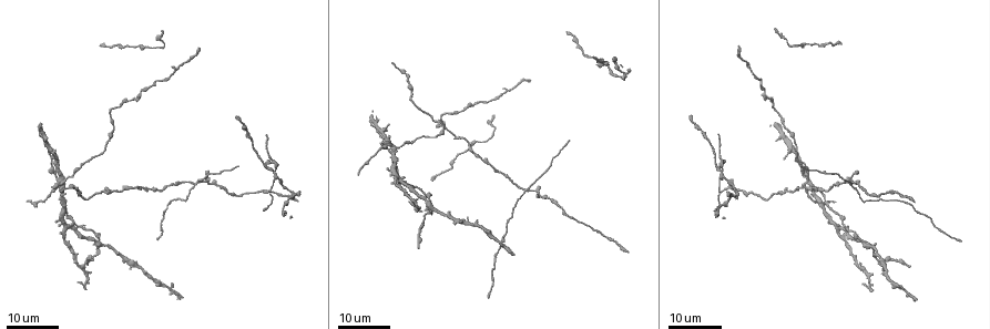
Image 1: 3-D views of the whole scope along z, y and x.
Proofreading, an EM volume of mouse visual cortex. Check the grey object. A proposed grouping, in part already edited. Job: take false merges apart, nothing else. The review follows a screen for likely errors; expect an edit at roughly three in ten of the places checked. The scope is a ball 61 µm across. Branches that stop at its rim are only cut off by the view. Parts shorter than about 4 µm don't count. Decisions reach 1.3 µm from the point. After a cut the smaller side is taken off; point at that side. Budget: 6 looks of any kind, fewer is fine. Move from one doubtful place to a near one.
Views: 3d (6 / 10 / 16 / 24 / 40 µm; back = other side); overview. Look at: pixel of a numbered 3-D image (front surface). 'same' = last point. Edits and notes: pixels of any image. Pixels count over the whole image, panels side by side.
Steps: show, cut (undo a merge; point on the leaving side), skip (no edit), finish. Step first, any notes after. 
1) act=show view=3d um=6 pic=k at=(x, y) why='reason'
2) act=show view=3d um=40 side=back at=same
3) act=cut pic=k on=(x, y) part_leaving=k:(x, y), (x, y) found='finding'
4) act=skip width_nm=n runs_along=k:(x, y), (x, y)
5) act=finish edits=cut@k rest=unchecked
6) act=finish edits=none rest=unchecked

act=show view=3d um=16 pic=1 at=(89, 160)

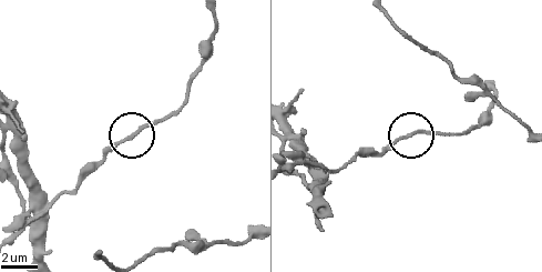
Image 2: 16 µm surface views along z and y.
act=show view=3d um=6 pic=2 at=(406, 134) why='zoom in'

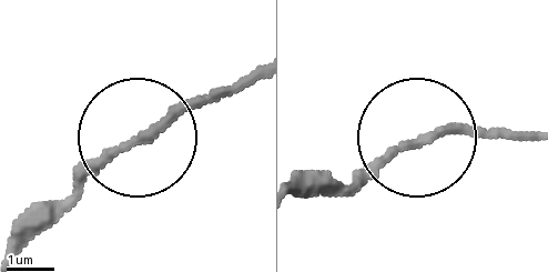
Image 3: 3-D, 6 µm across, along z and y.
act=skip side_arm_um=52 found='all the same neuron'

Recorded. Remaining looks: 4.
act=show view=3d um=24 pic=1 at=(59, 181) why='arms part here'

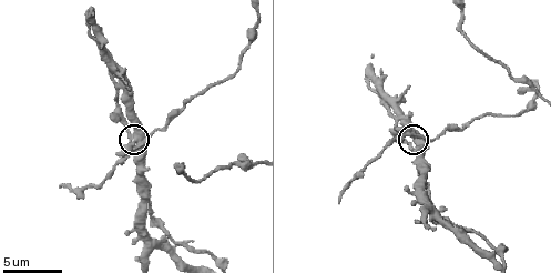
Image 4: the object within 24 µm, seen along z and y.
act=show view=3d um=6 pic=4 at=(132, 137)

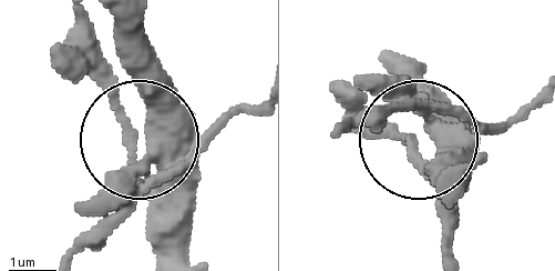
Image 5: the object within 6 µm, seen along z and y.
act=skip found='one neuron here'

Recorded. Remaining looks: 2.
act=show view=3d um=24 pic=1 at=(528, 187) why='three-way junction'

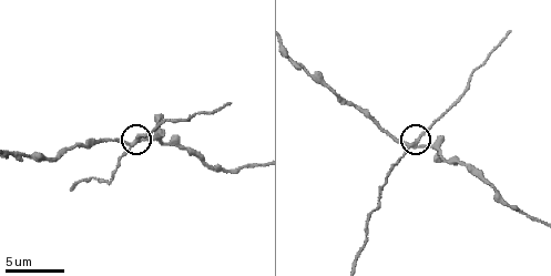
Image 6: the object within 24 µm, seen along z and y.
act=show view=3d um=10 pic=6 at=(137, 135) why='zoom in'

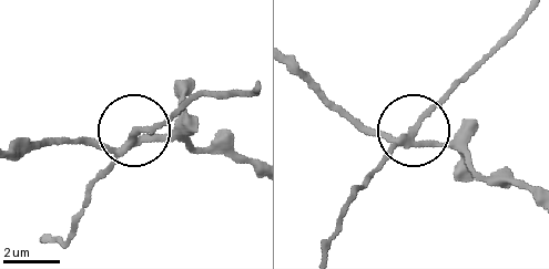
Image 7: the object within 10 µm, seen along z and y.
act=cut pic=7 on=(434, 109) side_arm_um=26 arms=3 found='a second neuron is stuck on'

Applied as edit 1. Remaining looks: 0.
act=finish edits=cut@7 rest=unchecked

